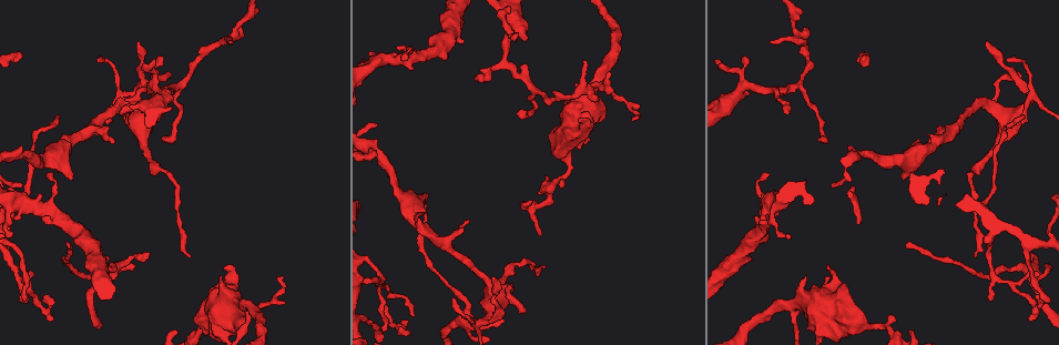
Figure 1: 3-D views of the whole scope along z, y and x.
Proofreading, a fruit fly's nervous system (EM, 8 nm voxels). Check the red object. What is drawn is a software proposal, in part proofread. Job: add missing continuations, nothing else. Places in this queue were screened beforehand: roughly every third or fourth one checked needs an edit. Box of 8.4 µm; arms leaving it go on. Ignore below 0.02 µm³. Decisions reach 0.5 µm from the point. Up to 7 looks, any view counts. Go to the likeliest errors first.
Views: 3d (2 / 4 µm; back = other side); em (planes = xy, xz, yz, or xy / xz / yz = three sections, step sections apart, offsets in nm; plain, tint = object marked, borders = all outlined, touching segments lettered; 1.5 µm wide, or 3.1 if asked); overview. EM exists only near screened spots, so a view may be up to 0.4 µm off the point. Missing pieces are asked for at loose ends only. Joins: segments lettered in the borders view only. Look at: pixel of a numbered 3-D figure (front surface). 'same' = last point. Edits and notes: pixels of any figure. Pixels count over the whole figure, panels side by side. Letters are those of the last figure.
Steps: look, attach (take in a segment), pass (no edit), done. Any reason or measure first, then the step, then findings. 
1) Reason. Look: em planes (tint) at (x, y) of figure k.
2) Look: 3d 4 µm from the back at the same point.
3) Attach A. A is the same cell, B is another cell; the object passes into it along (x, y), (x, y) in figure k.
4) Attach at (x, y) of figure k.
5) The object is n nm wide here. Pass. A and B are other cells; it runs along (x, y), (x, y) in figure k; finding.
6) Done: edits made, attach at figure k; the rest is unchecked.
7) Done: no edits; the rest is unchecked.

Free end. Look: 3d 4 µm at (501, 320) of figure 1.

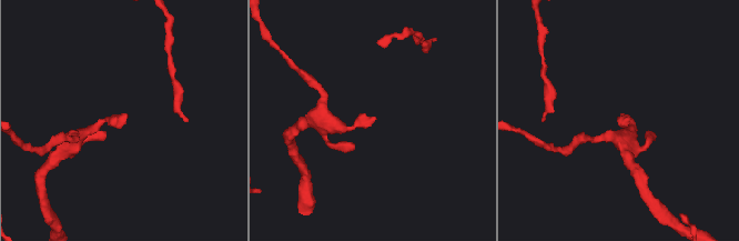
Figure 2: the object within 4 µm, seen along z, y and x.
Shape alone is not enough. Look: em xz step 8 (tint) at (620, 113) of figure 2.

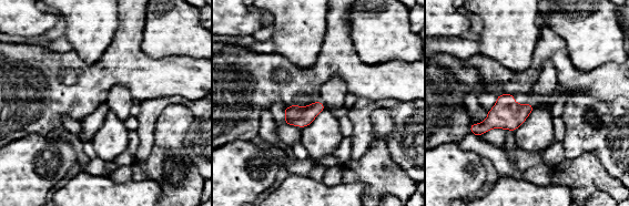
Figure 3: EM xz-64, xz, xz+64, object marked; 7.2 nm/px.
Cut it another way. Look: em planes (borders) at the same point.

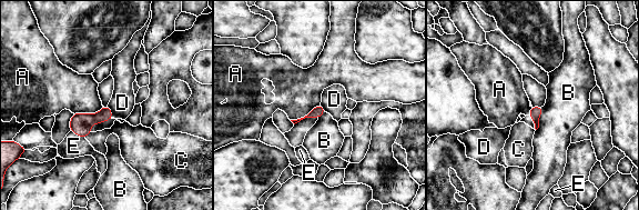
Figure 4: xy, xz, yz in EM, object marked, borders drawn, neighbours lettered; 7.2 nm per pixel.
Pass. A, B, C, D and E are other cells; a border runs along (108, 106), (113, 117) in figure 4; no lettered segment goes on from it.

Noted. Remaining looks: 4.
An open end. Look: em planes (borders) at (402, 59) of figure 1.

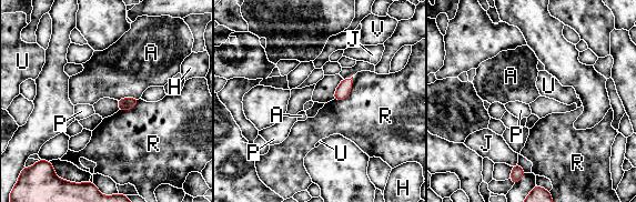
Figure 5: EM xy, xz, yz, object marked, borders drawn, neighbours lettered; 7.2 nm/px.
The object is 90 nm wide here; the longest contact is with R, 220 nm. Pass. A, H, J, P, R, U and V are other cells; none of them fits.

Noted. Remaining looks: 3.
Tapers out. Look: 3d 4 µm at (1007, 58) of figure 1.

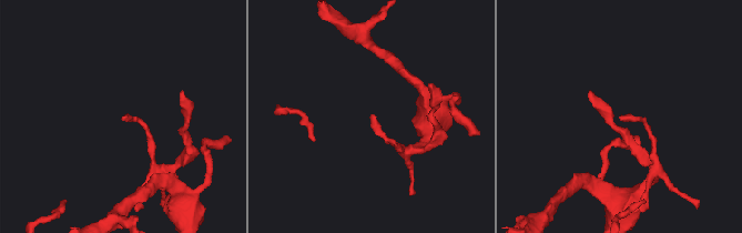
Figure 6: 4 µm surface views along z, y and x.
Need the tissue. Look: em planes (borders) at (622, 116) of figure 6.

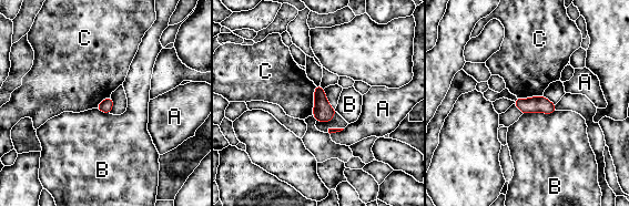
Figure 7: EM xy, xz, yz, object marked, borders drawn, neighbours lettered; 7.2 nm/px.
The object is 90 nm wide here; the longest contact is with B, 240 nm. Pass. A, B and C are other cells; none of them fits.

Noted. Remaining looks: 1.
Done: no edits; the rest is unchecked.

